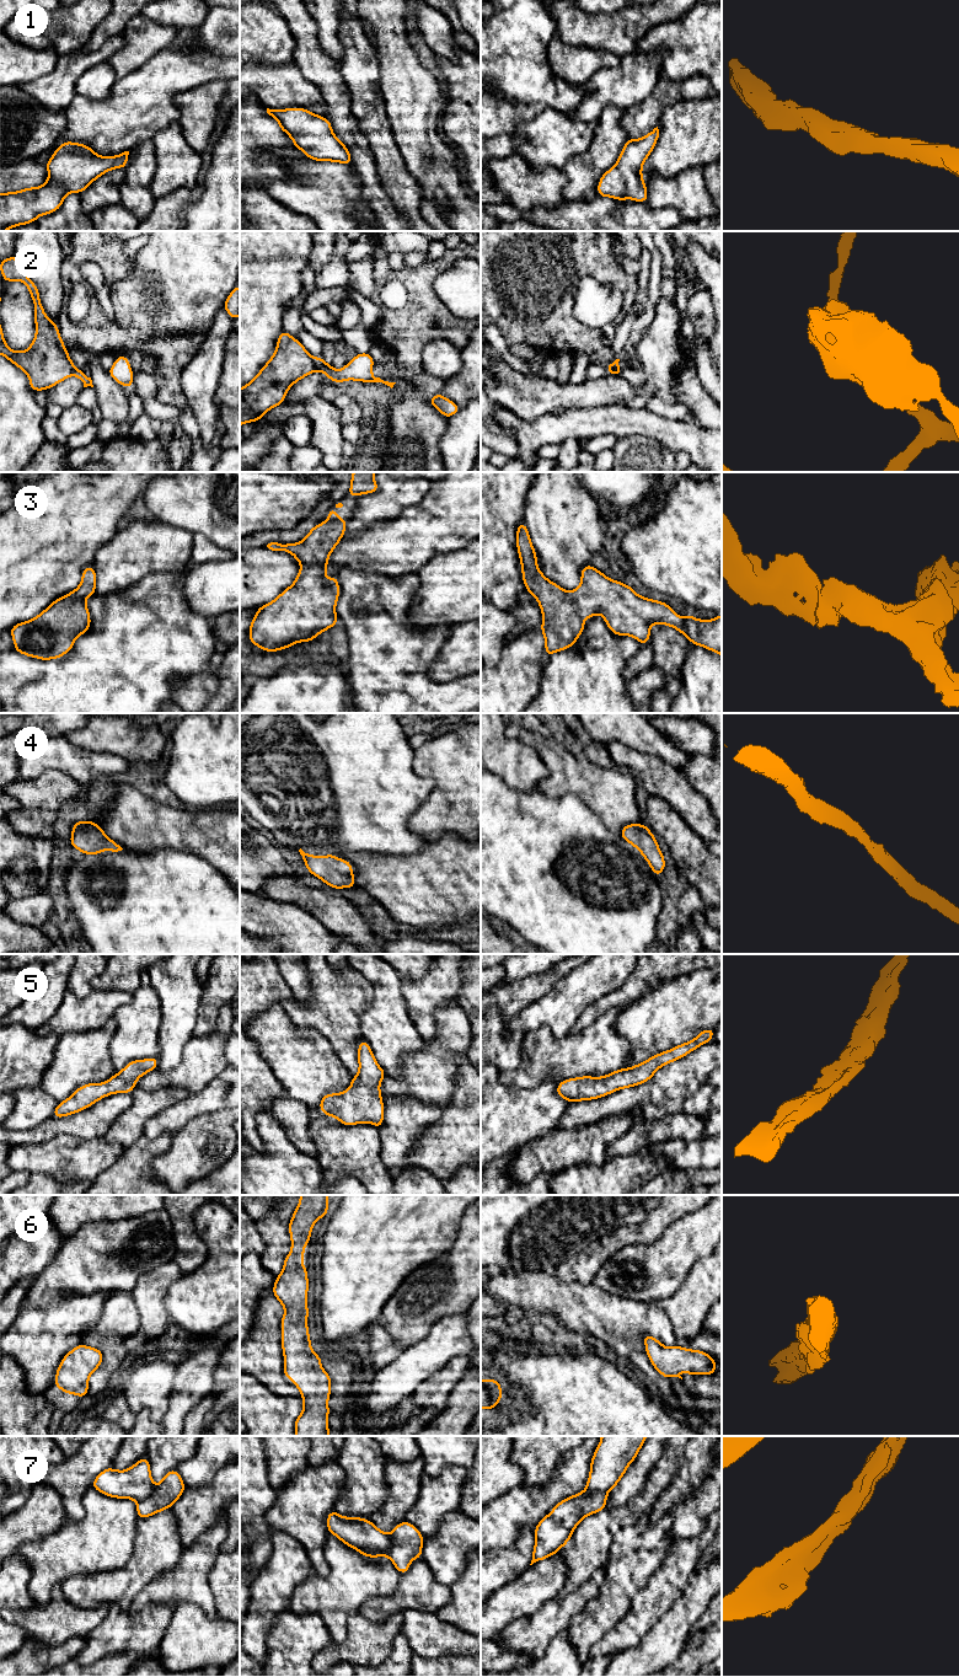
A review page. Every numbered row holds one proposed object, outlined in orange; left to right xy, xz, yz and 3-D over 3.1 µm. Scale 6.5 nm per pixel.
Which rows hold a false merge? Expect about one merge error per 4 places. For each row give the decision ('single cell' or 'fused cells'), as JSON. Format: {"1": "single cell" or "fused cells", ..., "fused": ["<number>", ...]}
{"1": "single cell", "2": "fused cells", "3": "single cell", "4": "single cell", "5": "single cell", "6": "single cell", "7": "single cell", "fused": ["2"]}

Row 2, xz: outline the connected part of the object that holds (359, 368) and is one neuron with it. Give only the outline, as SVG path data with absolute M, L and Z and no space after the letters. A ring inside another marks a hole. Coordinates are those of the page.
M370 353L357 354L345 366L341 370L334 370L331 364L327 364L322 357L314 358L316 371L323 373L330 380L339 384L347 380L355 380L363 382L382 382L391 389L396 382L384 381L371 374L374 359Z

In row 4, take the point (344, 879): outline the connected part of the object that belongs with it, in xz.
M299 850L306 869L333 889L357 886L354 872L349 861L341 859L331 853L323 857L312 856Z

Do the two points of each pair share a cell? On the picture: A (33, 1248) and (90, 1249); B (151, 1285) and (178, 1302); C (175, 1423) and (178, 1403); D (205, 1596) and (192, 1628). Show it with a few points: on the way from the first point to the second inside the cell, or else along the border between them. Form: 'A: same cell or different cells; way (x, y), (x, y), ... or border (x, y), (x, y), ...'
A: different cells; border (64, 1239), (54, 1259), (42, 1273)
B: different cells; border (182, 1274), (170, 1286), (165, 1298), (170, 1322)
C: same cell; way (175, 1418), (178, 1408)
D: different cells; border (178, 1603), (192, 1602), (209, 1617), (217, 1616)

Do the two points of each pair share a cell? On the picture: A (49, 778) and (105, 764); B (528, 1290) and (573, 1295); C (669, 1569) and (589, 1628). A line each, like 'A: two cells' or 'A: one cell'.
A: two cells
B: one cell
C: two cells

